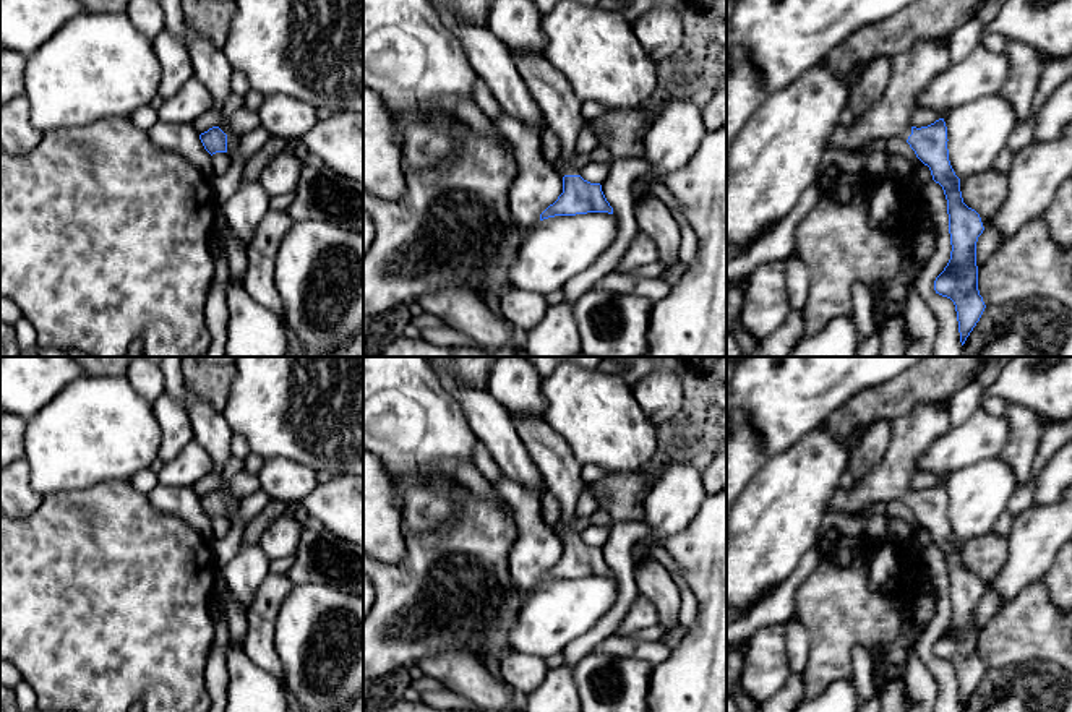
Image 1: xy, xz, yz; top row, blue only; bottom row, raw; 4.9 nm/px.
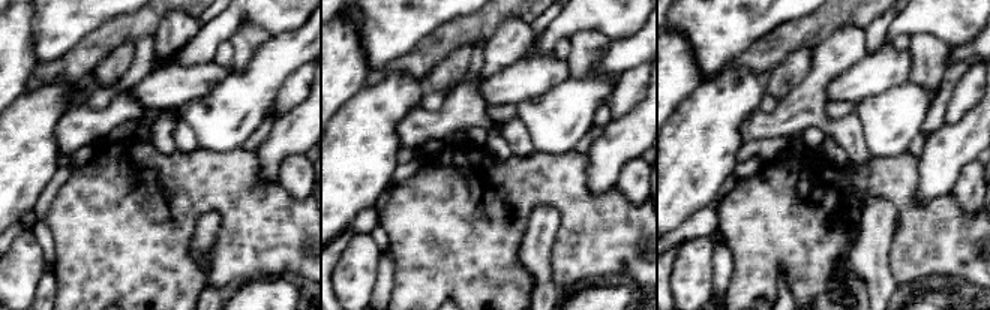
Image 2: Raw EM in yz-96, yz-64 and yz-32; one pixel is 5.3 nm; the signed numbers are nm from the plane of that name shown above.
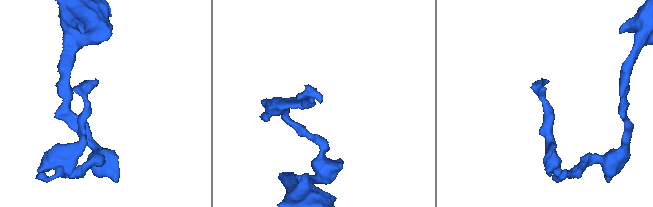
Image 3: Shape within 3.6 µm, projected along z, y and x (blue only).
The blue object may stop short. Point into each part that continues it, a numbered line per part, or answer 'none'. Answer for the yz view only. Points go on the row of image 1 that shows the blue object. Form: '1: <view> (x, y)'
1: yz (912, 72)

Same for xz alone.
1: xz (560, 107)

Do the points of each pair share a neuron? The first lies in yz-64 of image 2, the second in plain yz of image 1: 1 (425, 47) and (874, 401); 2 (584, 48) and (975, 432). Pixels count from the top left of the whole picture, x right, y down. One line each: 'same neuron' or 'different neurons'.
1: same neuron
2: different neurons

